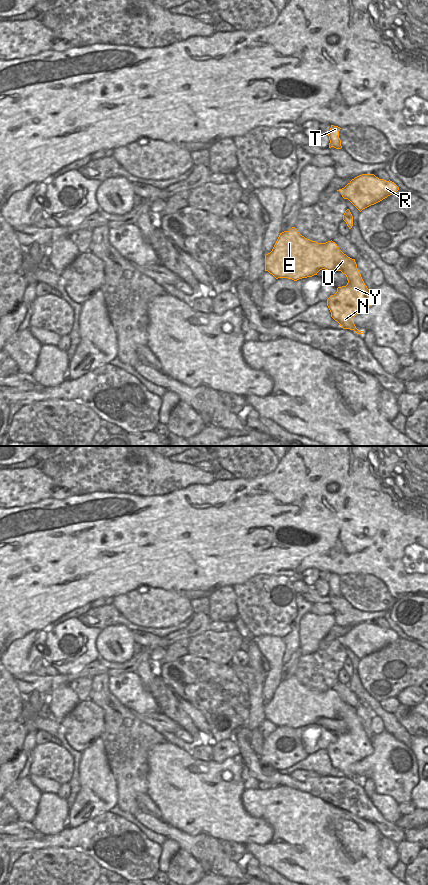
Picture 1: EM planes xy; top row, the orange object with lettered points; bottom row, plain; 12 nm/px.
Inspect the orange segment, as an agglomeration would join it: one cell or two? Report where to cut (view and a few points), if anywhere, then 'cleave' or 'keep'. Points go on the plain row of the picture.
no cut; keep

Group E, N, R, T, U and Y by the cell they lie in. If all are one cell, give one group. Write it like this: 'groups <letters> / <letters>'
groups E N R T U Y

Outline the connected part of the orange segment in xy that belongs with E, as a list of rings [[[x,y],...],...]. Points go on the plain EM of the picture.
[[[292,675],[289,679],[280,681],[272,699],[265,703],[265,719],[268,719],[276,727],[288,726],[297,729],[317,723],[322,717],[341,719],[348,728],[346,734],[338,735],[337,740],[327,747],[331,765],[340,772],[341,776],[363,782],[364,779],[356,776],[354,765],[373,753],[371,739],[365,733],[355,707],[344,702],[335,690],[332,688],[326,691],[312,689],[302,684],[295,675]]]

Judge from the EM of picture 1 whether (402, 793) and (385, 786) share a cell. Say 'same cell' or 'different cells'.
same cell

